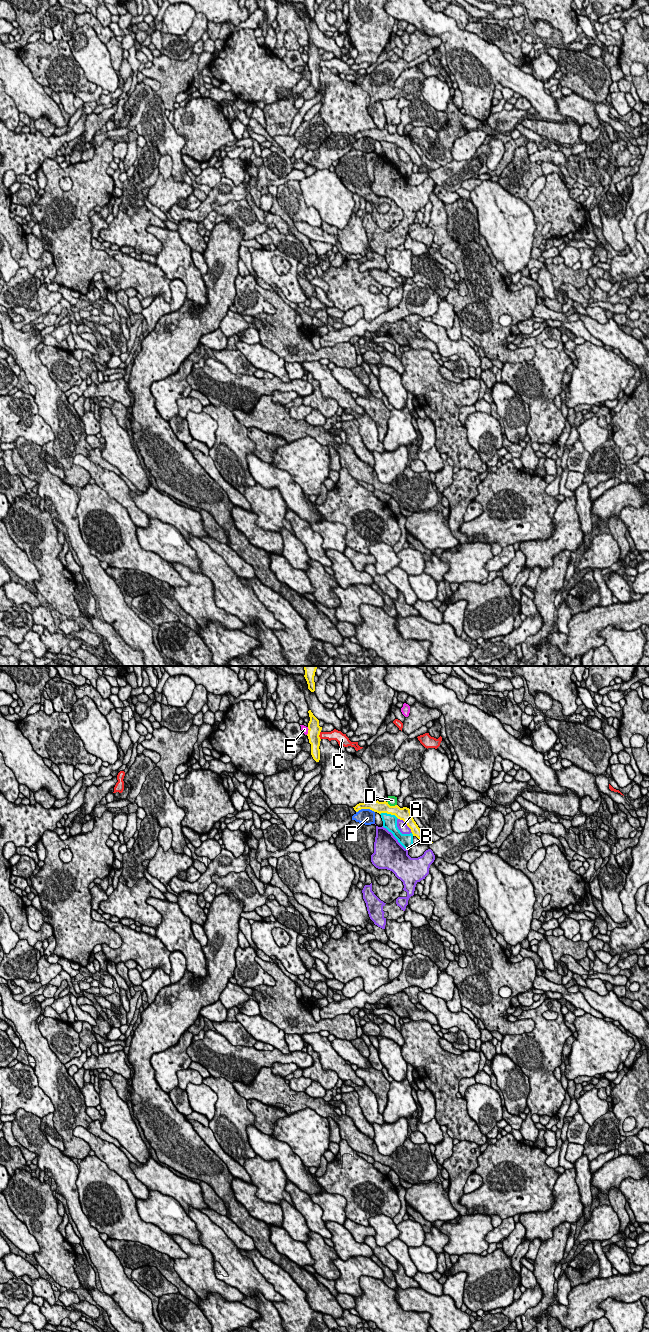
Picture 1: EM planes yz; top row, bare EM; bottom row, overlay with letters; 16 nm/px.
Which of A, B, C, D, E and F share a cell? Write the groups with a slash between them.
A / B E / C / D / F

